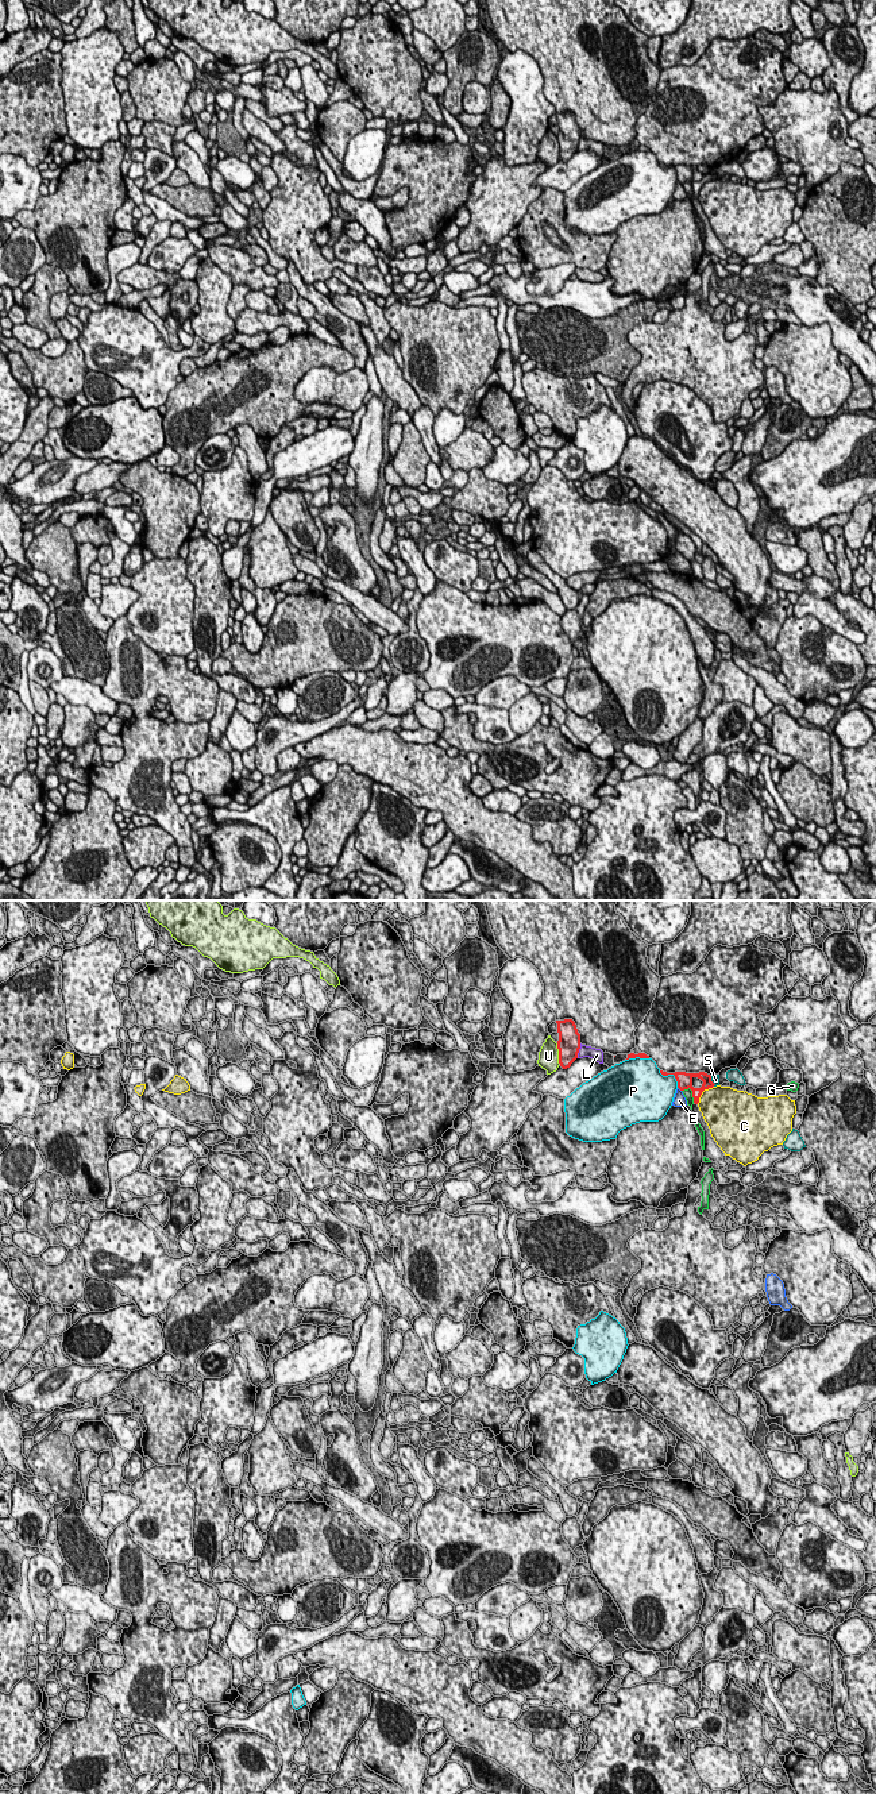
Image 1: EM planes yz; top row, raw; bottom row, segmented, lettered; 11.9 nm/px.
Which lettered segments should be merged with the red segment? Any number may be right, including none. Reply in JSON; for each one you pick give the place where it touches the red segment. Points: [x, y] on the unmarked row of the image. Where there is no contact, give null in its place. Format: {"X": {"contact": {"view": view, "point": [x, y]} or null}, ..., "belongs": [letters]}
{"belongs": []}

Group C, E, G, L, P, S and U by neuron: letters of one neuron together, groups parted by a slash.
C / E / G / L / P / S / U

